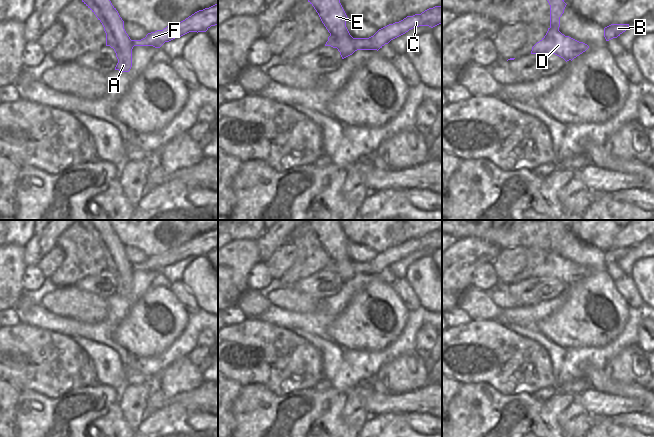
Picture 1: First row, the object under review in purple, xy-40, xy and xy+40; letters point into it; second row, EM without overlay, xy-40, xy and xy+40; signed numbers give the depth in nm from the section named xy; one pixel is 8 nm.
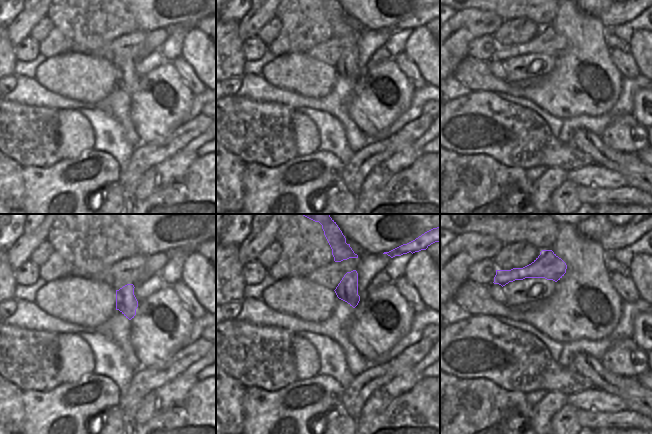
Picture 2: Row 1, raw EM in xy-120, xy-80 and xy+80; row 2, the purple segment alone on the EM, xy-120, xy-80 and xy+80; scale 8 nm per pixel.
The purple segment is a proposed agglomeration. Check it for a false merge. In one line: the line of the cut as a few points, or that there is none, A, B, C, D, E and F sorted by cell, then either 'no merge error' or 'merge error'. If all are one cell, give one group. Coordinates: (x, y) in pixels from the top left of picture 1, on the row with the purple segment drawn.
xy (354, 38), (354, 50), (344, 57) | A E / B C D F | merge error

